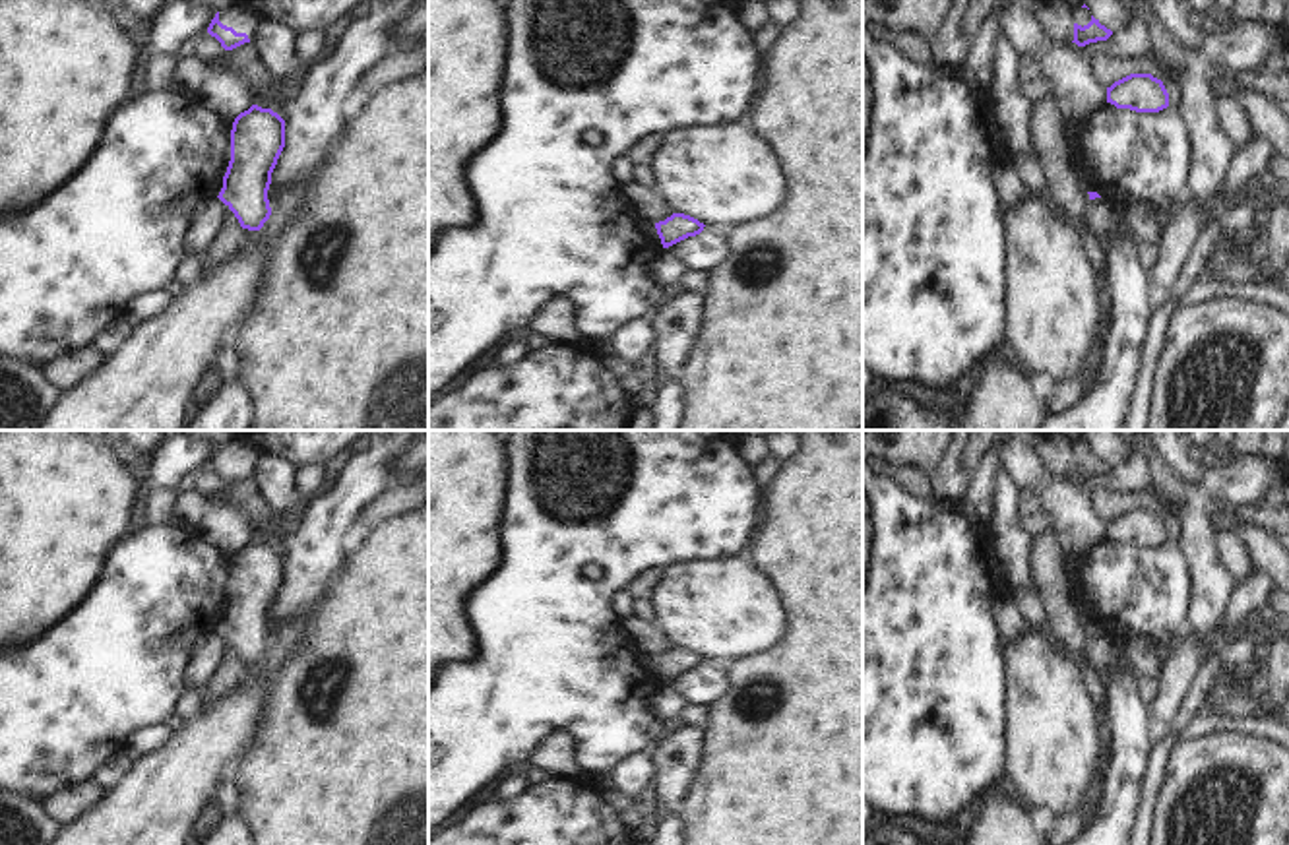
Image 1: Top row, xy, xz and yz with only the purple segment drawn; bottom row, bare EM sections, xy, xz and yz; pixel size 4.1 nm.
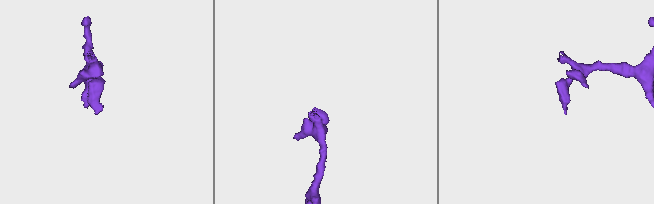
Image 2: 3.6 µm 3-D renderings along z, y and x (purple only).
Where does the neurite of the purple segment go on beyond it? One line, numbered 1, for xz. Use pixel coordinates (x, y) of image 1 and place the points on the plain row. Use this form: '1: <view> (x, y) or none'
1: none

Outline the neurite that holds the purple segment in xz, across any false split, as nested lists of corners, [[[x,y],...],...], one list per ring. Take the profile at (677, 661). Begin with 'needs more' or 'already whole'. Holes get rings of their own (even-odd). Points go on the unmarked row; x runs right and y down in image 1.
already whole; [[[673,647],[665,655],[655,657],[663,682],[669,682],[688,671],[700,669],[704,661],[704,657],[684,647]]]

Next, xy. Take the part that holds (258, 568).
already whole; [[[252,539],[231,564],[231,595],[219,634],[242,663],[260,665],[271,649],[267,624],[285,581],[285,554],[271,543]]]

